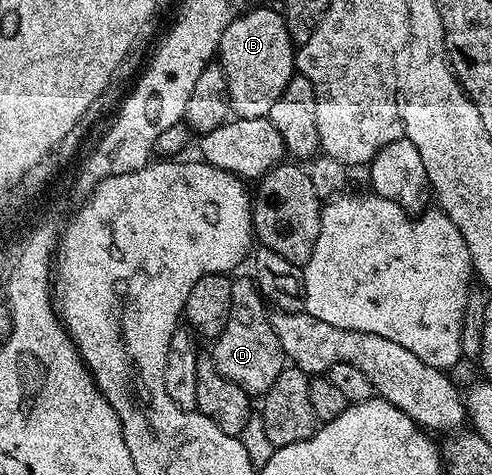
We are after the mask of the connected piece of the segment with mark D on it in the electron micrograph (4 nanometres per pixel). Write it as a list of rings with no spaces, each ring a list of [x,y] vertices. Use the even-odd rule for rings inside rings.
[[[237,276],[230,287],[228,322],[219,337],[215,338],[213,345],[216,346],[210,350],[218,371],[226,375],[230,383],[238,383],[238,387],[242,387],[242,391],[249,395],[267,393],[274,379],[278,379],[278,375],[286,367],[282,343],[278,343],[278,335],[274,335],[274,327],[268,318],[269,312],[269,306],[260,296],[255,280],[251,276]]]

